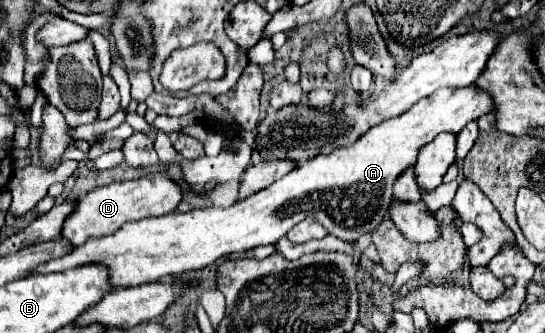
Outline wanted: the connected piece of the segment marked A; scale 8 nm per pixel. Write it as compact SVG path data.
M474 85L462 87L462 89L438 89L430 97L418 101L414 107L410 107L406 113L388 119L376 127L372 127L362 139L358 139L350 147L342 147L332 151L330 155L318 155L310 161L302 161L296 165L288 175L272 183L270 187L250 195L244 201L234 203L228 209L220 207L204 207L204 209L194 209L190 213L168 213L162 217L148 217L140 221L132 221L122 225L112 235L106 237L90 237L80 247L74 247L70 255L60 257L58 261L48 261L46 265L38 265L34 273L60 273L66 269L82 267L88 263L98 263L108 267L110 273L110 285L116 287L136 287L142 283L154 283L168 279L170 275L180 275L184 271L196 271L206 265L212 265L216 259L222 255L234 253L234 251L250 251L258 245L272 245L280 237L284 237L296 223L300 223L304 217L314 217L322 209L322 225L326 231L346 243L356 243L360 235L372 233L386 217L388 209L392 205L392 187L394 181L416 163L418 149L430 141L436 139L440 133L452 133L458 135L466 123L476 121L478 117L486 115L490 111L490 95L476 89Z

